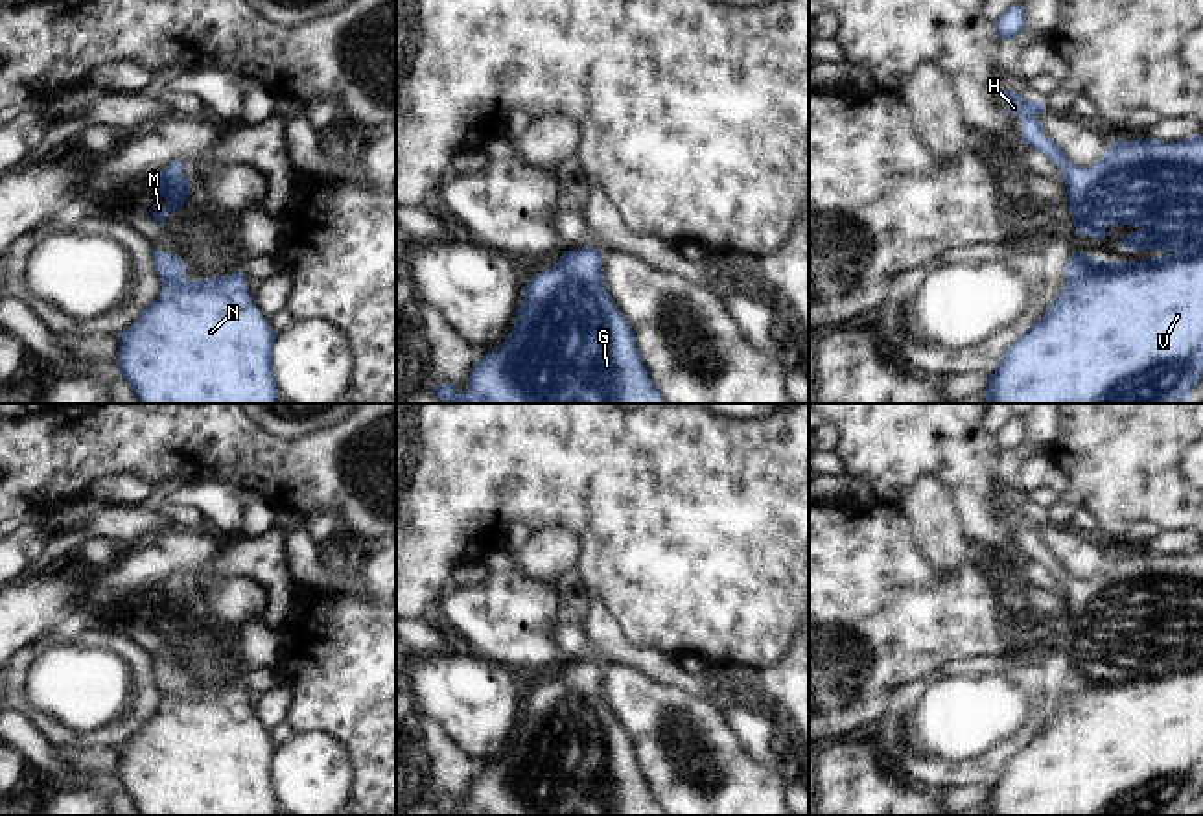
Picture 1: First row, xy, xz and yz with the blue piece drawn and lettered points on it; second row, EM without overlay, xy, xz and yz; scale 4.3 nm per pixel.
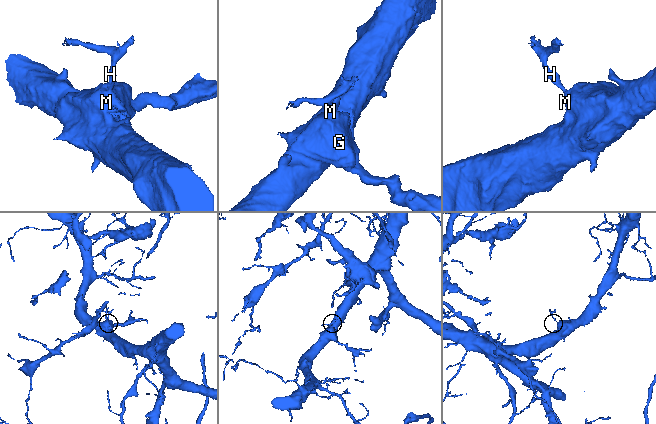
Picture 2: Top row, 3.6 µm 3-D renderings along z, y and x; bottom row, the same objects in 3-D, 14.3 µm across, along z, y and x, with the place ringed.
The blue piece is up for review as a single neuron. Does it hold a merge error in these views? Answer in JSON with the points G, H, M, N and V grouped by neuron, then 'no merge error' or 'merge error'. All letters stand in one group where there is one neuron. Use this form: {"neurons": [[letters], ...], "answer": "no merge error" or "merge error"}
{"neurons": [["G", "H", "M", "N", "V"]], "answer": "no merge error"}

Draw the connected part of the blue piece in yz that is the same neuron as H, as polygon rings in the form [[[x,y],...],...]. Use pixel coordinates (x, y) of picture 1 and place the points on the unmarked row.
[[[1013,503],[999,510],[1006,514],[1006,527],[1021,529],[1022,553],[1061,582],[1074,648],[1104,652],[1111,637],[1139,637],[1133,647],[1118,650],[1122,659],[1159,667],[1148,674],[1104,674],[1072,663],[1059,709],[1002,766],[982,810],[989,816],[1188,816],[1190,805],[1203,792],[1203,549],[1175,556],[1155,551],[1113,553],[1098,575],[1080,580],[1043,547],[1043,534],[1035,532],[1045,525],[1041,514],[1024,514]]]

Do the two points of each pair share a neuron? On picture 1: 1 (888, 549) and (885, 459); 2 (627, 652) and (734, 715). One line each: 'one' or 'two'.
1: two
2: one

